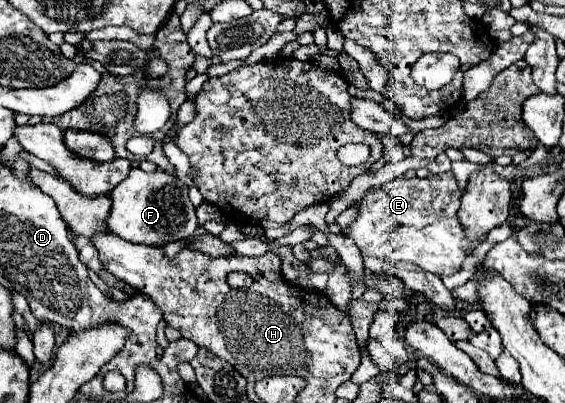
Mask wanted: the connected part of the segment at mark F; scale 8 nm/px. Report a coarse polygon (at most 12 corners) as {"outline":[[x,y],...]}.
{"outline":[[131,169],[109,195],[107,229],[165,247],[197,229],[189,187]]}

